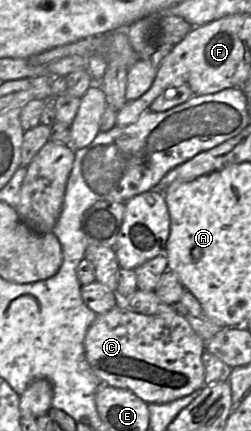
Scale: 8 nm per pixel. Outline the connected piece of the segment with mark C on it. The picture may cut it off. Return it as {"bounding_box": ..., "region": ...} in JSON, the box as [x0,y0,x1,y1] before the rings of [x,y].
{"bounding_box":[84,302,206,404],"region":[[[120,302],[110,311],[97,314],[87,330],[84,347],[86,359],[103,385],[129,390],[147,404],[171,402],[200,390],[205,385],[202,355],[206,351],[206,341],[176,310],[145,315],[134,312]]]}

